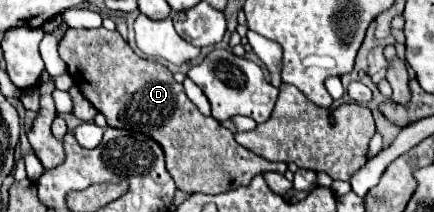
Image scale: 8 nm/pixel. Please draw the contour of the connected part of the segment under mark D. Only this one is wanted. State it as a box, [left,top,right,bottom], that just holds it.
[58,28,268,194]

